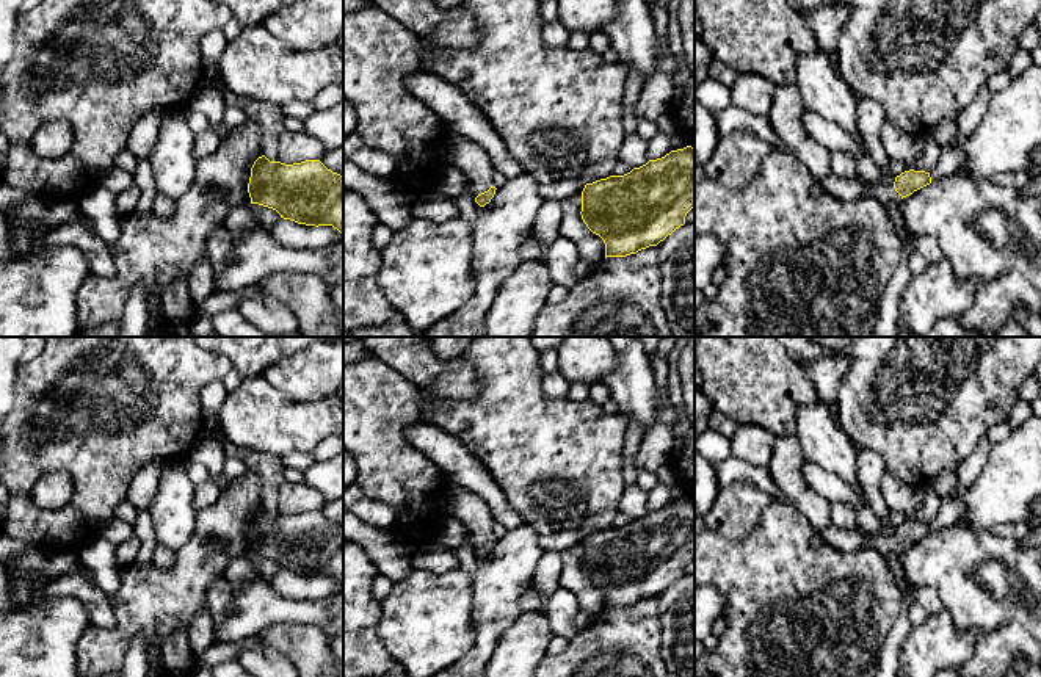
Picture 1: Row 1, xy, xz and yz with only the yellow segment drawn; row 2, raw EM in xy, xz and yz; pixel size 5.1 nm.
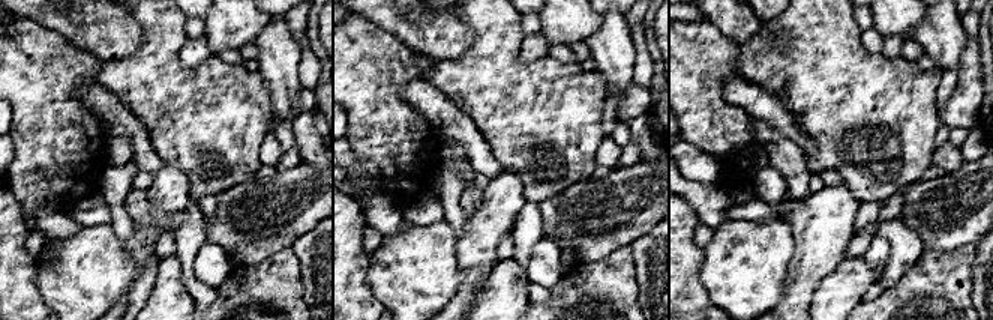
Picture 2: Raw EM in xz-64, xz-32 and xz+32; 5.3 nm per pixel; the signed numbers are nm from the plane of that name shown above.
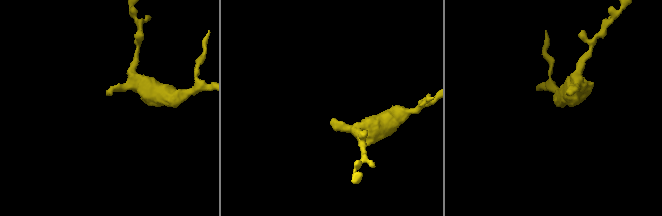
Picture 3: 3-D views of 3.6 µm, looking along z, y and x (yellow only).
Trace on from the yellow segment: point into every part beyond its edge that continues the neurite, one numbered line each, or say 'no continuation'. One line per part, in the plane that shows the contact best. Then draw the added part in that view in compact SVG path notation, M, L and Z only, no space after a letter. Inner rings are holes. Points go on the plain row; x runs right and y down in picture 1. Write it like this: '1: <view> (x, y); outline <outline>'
1: xz (463, 503); outline M445 472L442 484L447 491L447 514L461 520L472 531L475 548L488 542L494 536L495 520L484 500Z

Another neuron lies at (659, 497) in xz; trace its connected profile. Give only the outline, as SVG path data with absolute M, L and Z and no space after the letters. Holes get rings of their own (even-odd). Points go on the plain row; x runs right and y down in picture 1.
M658 481L655 487L647 492L647 509L649 511L662 509L671 501L673 501L673 495L662 481Z

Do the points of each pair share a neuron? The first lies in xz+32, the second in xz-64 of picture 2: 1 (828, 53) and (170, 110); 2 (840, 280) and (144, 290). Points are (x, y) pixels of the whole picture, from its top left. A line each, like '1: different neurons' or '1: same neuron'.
1: same neuron
2: different neurons

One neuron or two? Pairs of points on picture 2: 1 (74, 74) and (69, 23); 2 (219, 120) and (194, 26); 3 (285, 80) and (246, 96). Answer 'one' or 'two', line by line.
1: two
2: two
3: two

